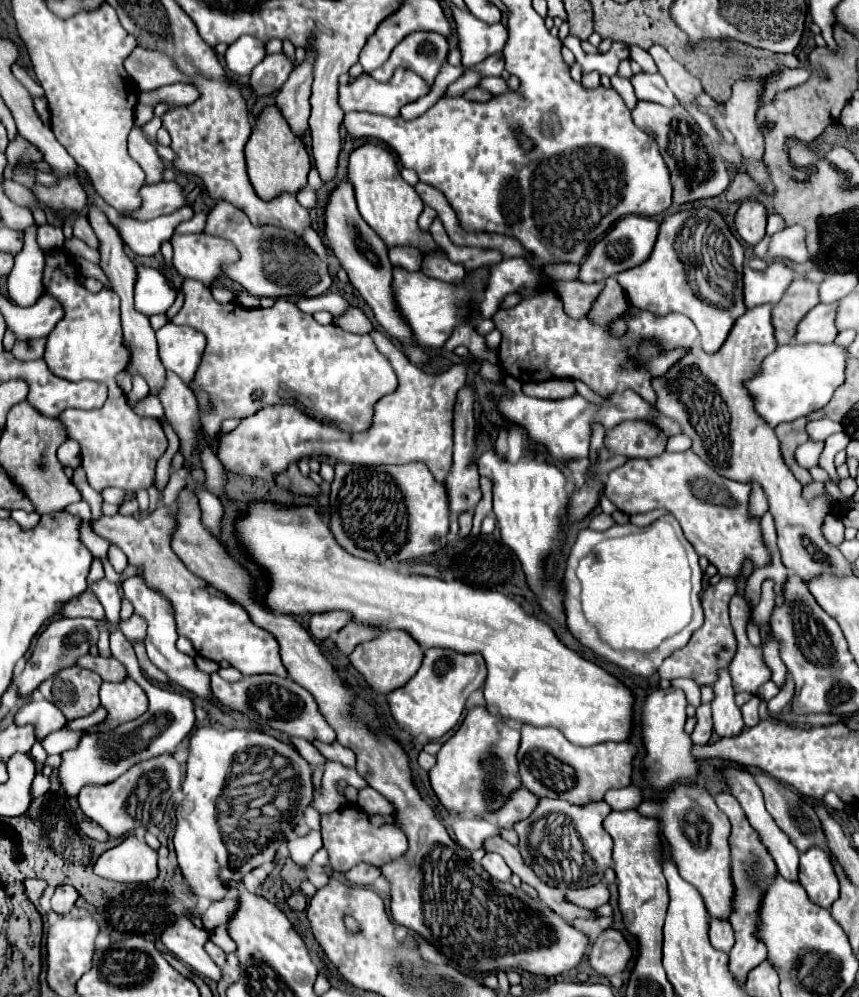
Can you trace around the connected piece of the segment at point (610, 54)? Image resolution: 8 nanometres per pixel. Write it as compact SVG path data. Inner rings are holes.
M567 35L563 39L563 45L567 45L573 51L577 63L583 67L583 73L587 73L587 71L599 71L601 75L613 77L613 75L617 75L619 63L623 61L623 57L627 57L627 51L623 49L623 45L617 45L617 43L613 43L611 49L607 53L601 53L601 55L589 55L589 53L585 53L581 49L581 45L579 45L579 39L573 37L573 35Z

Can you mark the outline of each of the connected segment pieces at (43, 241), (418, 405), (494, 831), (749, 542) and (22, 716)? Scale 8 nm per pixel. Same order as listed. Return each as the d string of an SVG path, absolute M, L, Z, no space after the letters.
M46 224L38 227L36 240L42 249L58 249L65 240L62 227Z
M373 329L369 335L377 349L391 361L399 377L399 387L395 393L385 395L375 403L373 421L367 431L345 433L311 419L293 405L265 405L265 409L259 409L253 417L243 419L237 429L219 437L217 455L221 463L233 473L273 477L275 473L285 471L291 461L313 455L333 457L351 465L405 465L421 461L441 483L451 469L453 413L457 393L465 385L465 365L453 365L441 375L429 375L409 363L385 333Z
M457 817L453 821L453 831L457 843L469 851L485 849L485 841L489 837L499 837L499 825L495 821L475 817Z
M665 451L653 459L629 459L625 465L613 469L605 483L605 495L627 515L653 509L669 511L683 527L695 551L707 557L721 577L733 577L737 581L737 595L745 595L747 587L747 575L743 575L745 561L751 561L753 569L771 563L771 551L763 541L759 519L749 513L749 493L749 483L721 477L693 451Z
M45 699L27 701L15 715L15 725L33 725L37 731L37 743L41 743L49 733L65 727L67 719L63 713Z

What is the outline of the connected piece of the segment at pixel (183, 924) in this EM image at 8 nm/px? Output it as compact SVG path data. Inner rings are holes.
M185 917L173 921L173 925L169 925L169 929L163 929L161 933L161 943L169 953L173 953L179 961L187 963L189 967L193 967L197 973L219 981L221 971L203 949L203 943L207 939L209 933L205 929L197 929Z

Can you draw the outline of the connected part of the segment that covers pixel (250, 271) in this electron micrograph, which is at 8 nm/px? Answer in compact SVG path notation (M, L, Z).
M219 201L211 209L205 233L227 239L237 247L239 261L235 261L233 265L225 265L223 271L229 279L237 281L255 297L317 297L323 295L331 285L327 263L319 255L315 255L301 237L289 233L289 229L281 229L275 225L257 227L241 209L233 207L227 201Z

